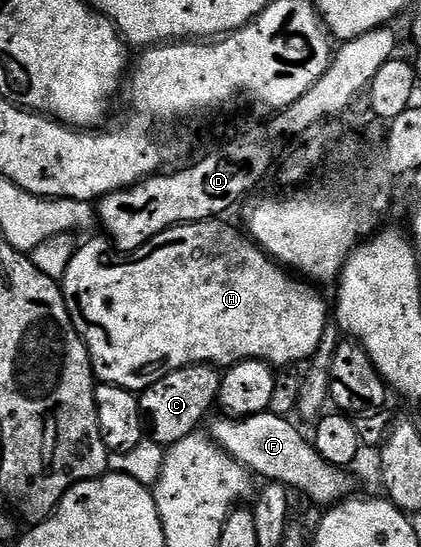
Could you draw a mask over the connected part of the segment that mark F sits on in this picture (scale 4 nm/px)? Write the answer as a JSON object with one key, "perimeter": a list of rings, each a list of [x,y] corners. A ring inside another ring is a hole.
{"perimeter":[[[276,413],[251,415],[247,419],[219,417],[209,430],[210,438],[227,455],[232,455],[248,472],[260,475],[260,480],[283,484],[292,492],[300,491],[315,503],[334,505],[352,494],[348,472],[326,463],[317,453],[314,442],[307,439],[287,419]]]}

